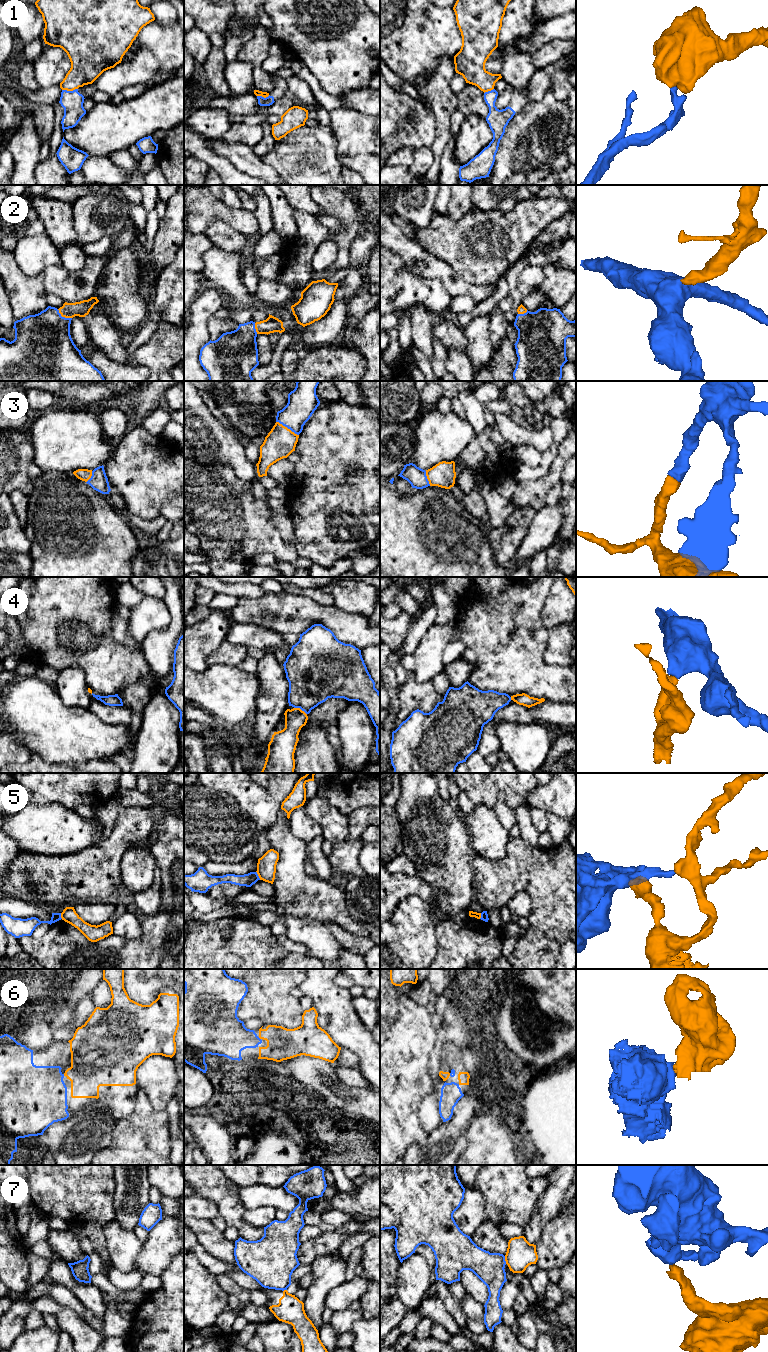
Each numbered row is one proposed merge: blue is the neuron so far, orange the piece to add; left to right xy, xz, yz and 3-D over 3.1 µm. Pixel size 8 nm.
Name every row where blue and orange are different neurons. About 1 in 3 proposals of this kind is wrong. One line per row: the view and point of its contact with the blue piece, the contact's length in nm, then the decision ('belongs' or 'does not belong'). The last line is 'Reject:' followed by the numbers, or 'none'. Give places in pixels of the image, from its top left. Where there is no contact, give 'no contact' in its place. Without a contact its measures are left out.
1: xy (69, 91) | 130 nm | does not belong
2: xy (63, 317) | 140 nm | belongs
3: xz (287, 427) | 220 nm | belongs
4: xz (300, 708) | 120 nm | belongs
5: xz (257, 875) | 80 nm | does not belong
6: xz (259, 1038) | 30 nm | belongs
7: yz (504, 1260) | 70 nm | does not belong
Reject: 1, 5, 7

